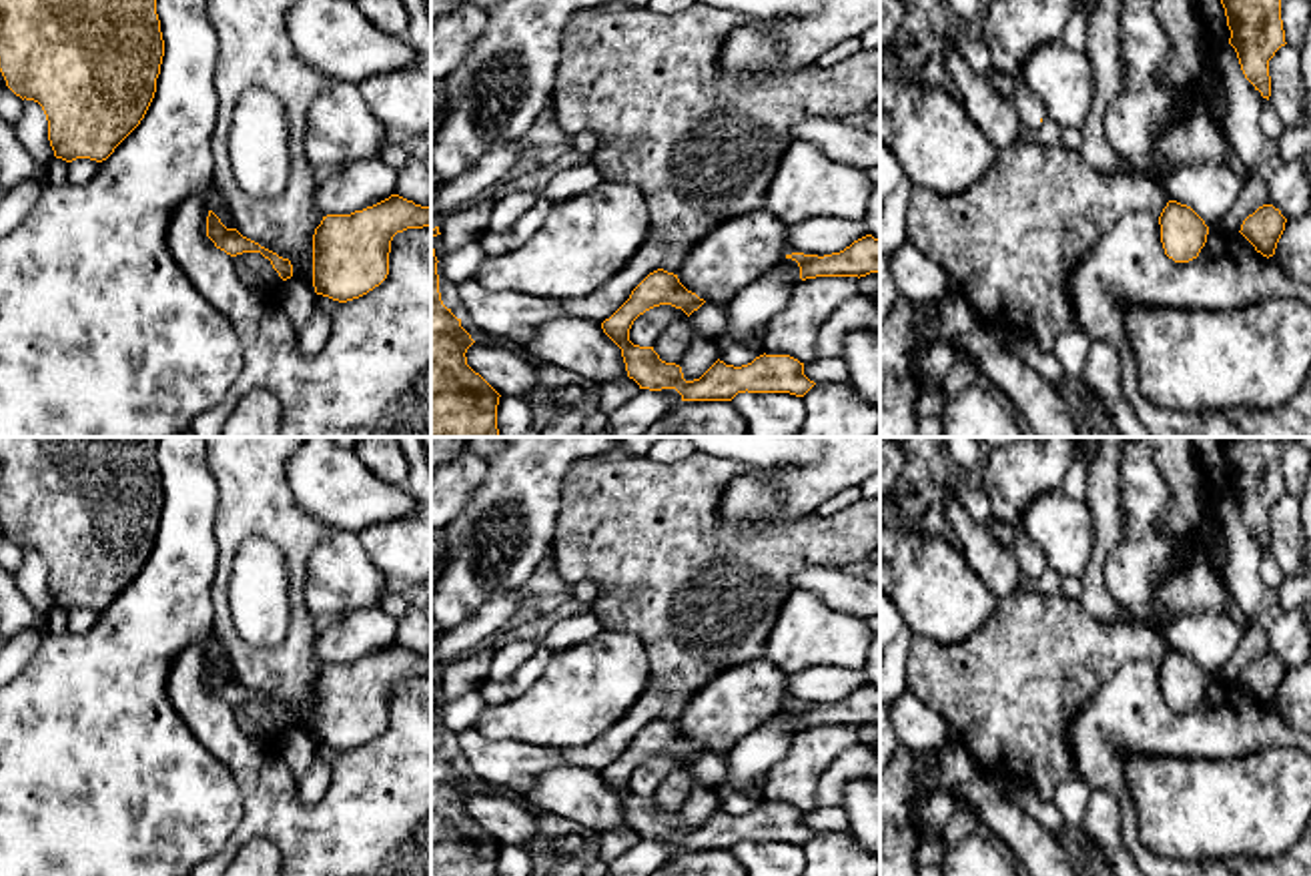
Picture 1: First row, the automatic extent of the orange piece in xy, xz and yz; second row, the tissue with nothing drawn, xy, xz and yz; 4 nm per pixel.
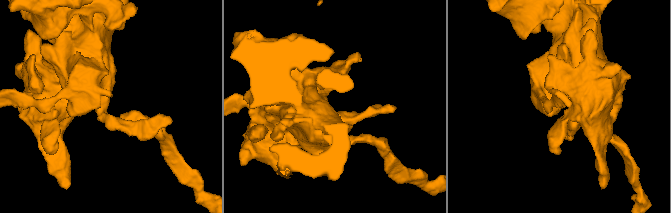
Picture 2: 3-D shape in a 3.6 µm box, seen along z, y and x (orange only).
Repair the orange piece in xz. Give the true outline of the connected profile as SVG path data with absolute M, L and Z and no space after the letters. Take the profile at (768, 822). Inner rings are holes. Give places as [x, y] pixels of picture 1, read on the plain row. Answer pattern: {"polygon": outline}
{"polygon": "M615 437L611 449L577 461L561 481L551 561L567 583L589 579L597 585L591 613L605 631L639 637L649 658L649 682L666 688L662 716L601 778L621 798L627 826L639 838L676 838L682 850L732 850L746 840L804 846L816 834L798 808L766 802L742 816L718 808L700 828L686 830L680 814L662 810L653 796L633 794L629 778L653 756L672 754L690 766L706 752L680 732L680 714L716 674L764 658L772 625L796 591L792 577L798 571L868 563L880 551L880 497L860 499L832 517L724 521L724 489L750 473L764 471L698 451L672 465L656 463Z"}

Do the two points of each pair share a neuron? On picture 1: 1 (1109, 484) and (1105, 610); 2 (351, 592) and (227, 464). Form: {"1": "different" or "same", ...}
{"1": "same", "2": "different"}

